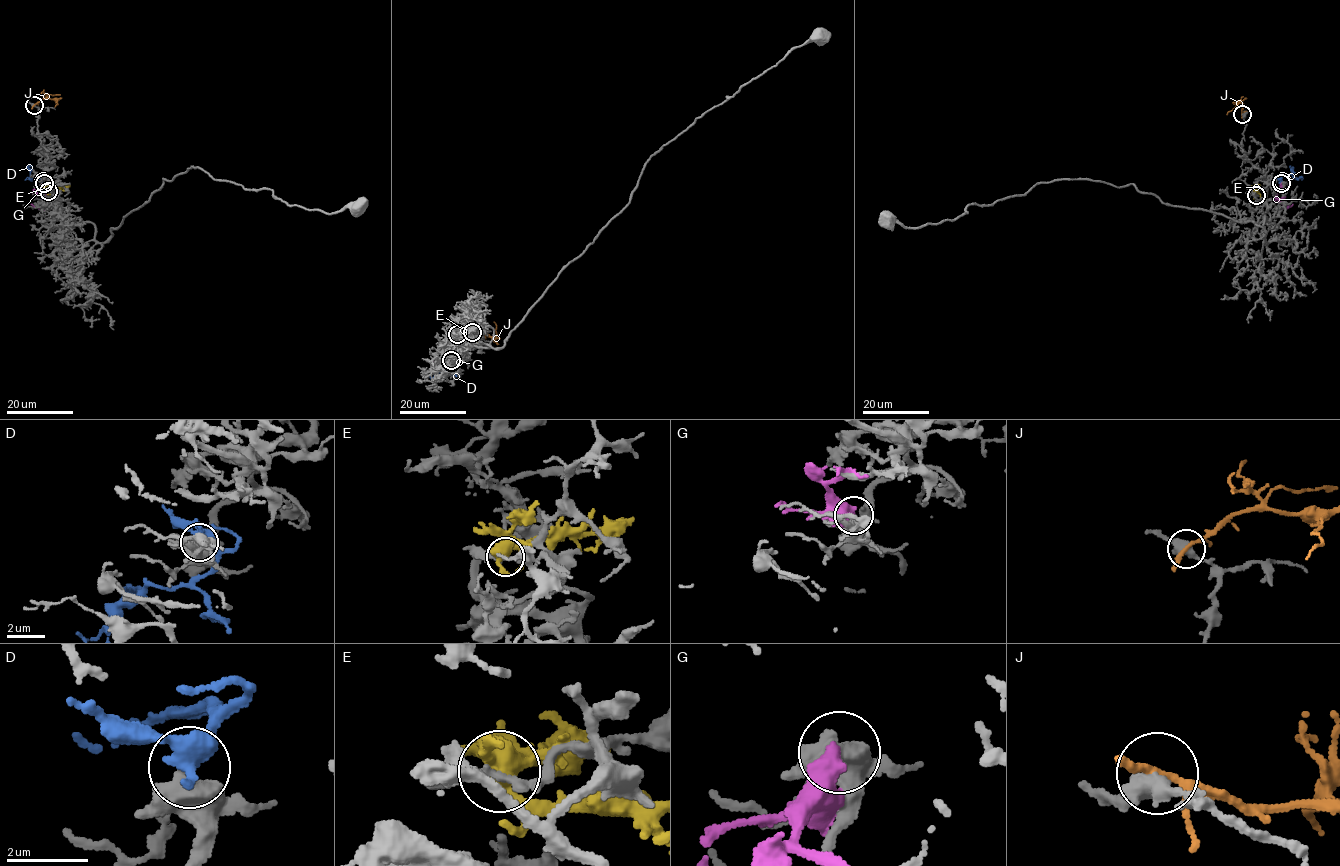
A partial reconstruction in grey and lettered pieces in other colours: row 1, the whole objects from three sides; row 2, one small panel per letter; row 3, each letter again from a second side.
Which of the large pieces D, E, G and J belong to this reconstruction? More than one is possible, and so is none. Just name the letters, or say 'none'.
D

